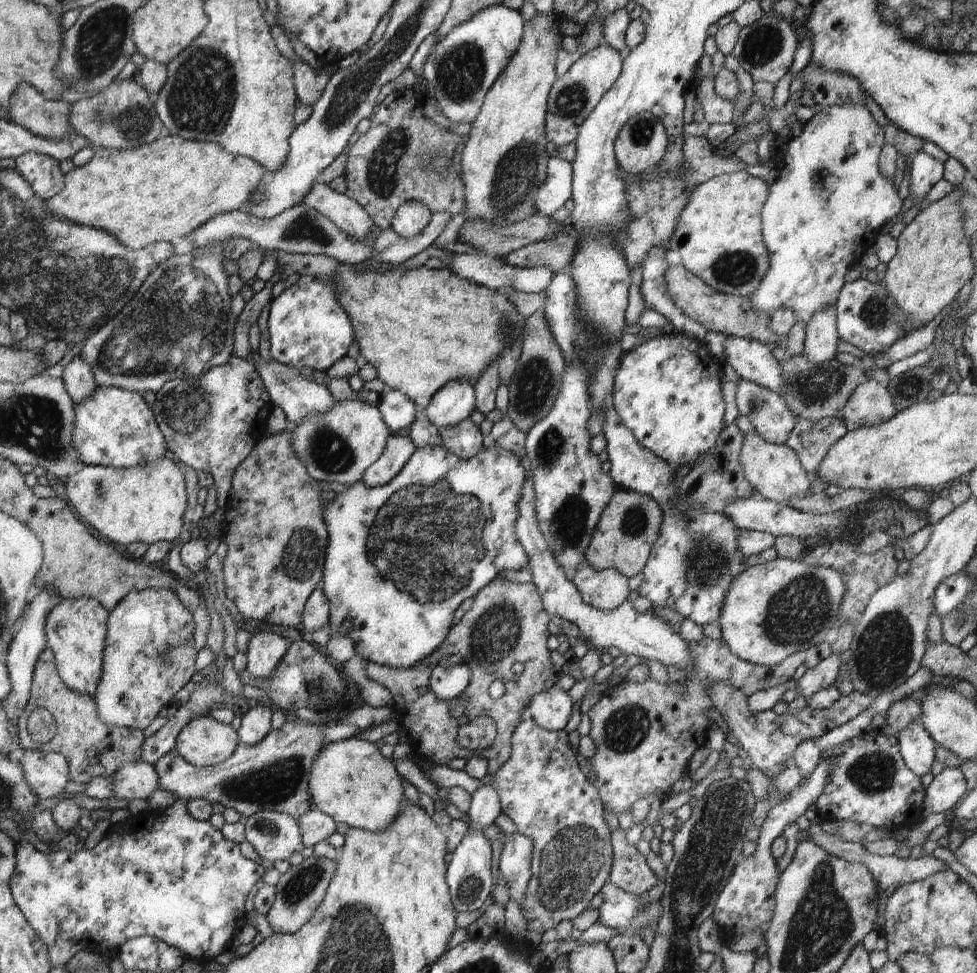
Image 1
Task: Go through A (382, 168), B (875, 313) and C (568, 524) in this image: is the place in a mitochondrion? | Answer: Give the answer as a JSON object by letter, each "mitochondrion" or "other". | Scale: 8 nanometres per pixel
{"A":"mitochondrion","B":"mitochondrion","C":"mitochondrion"}

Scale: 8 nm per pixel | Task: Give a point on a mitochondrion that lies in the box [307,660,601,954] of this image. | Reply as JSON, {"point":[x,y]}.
{"point":[470,890]}

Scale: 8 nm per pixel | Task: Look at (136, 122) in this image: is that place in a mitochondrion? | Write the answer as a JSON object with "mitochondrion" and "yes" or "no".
{"mitochondrion":"yes"}

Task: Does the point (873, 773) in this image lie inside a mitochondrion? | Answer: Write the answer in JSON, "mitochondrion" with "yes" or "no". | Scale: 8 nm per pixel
{"mitochondrion":"yes"}

